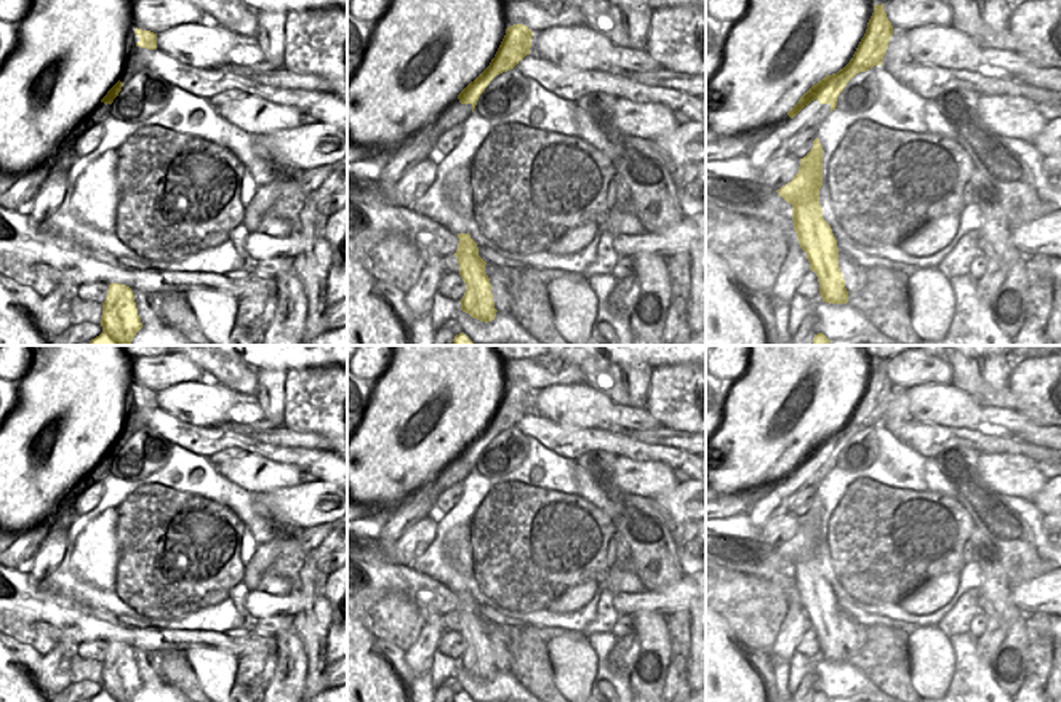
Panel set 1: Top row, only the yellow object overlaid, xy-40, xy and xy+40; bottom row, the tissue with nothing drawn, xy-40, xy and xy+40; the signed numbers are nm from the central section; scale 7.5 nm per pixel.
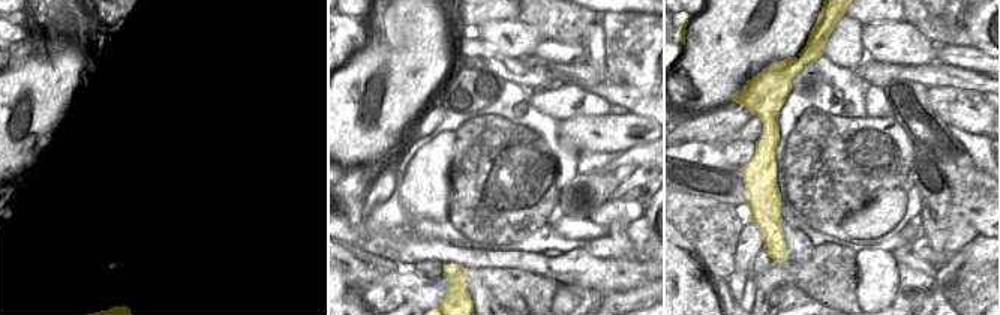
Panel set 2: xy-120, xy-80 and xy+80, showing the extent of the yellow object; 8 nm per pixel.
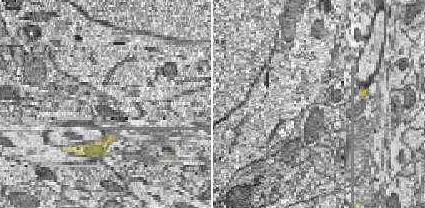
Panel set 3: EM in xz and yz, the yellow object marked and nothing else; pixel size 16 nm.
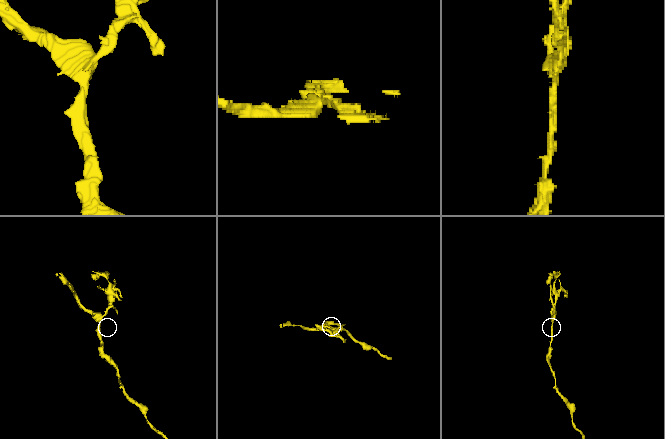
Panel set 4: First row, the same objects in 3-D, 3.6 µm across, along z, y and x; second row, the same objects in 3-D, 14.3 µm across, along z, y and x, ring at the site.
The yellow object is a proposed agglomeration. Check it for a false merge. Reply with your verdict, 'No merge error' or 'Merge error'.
Merge error

